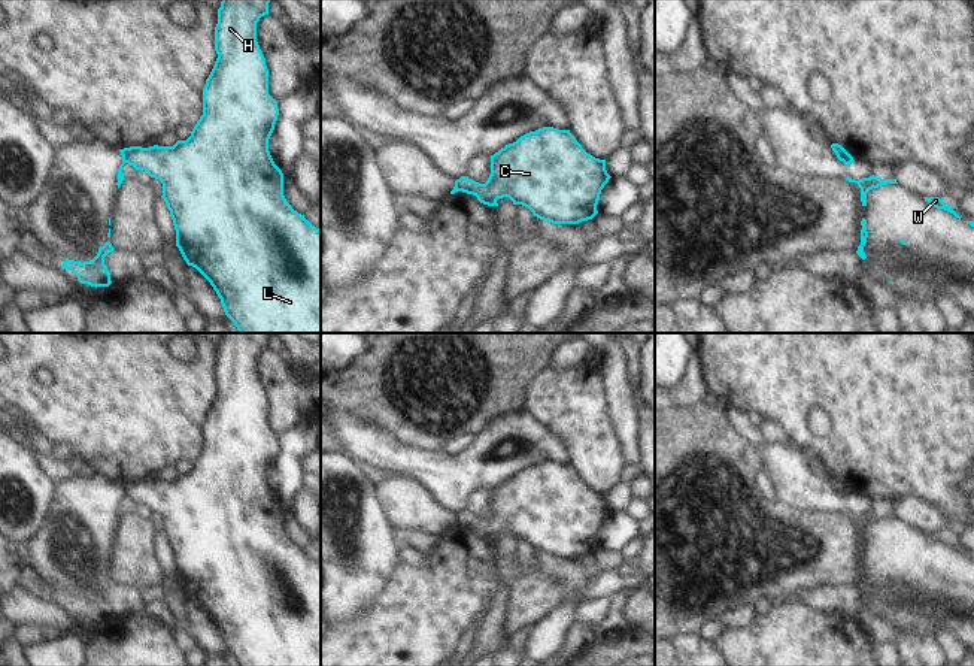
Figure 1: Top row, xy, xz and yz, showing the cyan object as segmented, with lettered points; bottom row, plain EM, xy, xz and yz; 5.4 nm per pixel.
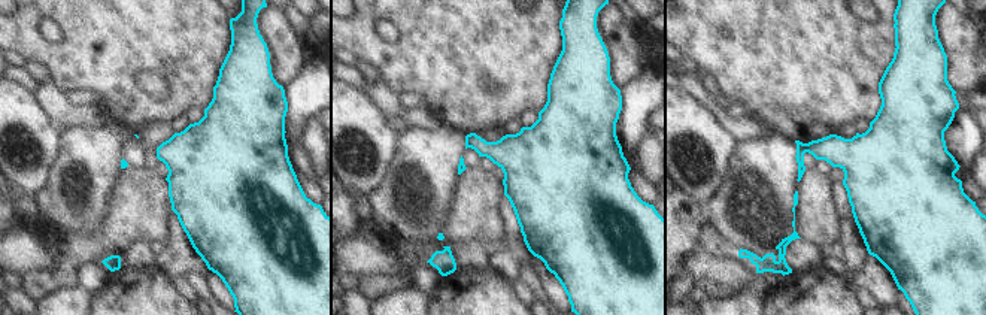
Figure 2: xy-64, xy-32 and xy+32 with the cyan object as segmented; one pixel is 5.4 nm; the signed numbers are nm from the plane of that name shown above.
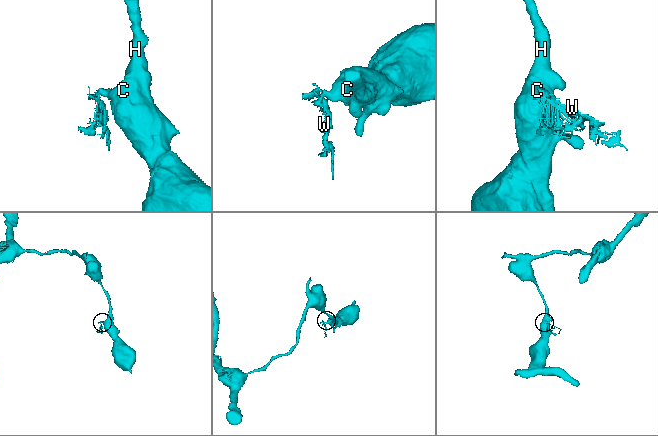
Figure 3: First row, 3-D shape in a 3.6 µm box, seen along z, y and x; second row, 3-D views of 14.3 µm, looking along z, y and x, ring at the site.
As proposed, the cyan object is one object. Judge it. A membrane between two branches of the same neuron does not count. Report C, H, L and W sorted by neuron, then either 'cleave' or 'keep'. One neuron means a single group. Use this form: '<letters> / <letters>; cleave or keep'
C H L / W; cleave

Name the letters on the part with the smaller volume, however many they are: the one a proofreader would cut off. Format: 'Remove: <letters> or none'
Remove: W

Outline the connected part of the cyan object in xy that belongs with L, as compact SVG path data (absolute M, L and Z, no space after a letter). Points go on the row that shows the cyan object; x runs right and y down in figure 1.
M222 0L218 9L215 27L215 51L218 58L203 88L203 115L194 125L186 140L177 140L173 146L130 146L124 148L125 161L136 170L145 170L151 178L163 184L163 199L170 211L176 230L176 246L188 266L195 267L213 287L225 315L234 323L239 333L321 333L321 230L312 225L304 215L292 209L283 196L283 173L274 164L268 139L274 130L279 109L277 102L268 94L268 70L266 58L257 42L257 22L268 15L270 0Z

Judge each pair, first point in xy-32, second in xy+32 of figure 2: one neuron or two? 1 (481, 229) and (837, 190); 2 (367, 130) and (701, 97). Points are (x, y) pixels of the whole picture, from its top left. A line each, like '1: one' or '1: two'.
1: two
2: two

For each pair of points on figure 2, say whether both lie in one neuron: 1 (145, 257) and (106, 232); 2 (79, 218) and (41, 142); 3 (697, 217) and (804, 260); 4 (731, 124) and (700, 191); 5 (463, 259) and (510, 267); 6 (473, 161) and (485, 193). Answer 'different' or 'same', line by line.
1: different
2: different
3: different
4: different
5: different
6: different

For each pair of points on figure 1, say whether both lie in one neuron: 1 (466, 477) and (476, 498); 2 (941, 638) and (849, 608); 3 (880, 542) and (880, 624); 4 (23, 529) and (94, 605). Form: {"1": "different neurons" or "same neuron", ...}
{"1": "different neurons", "2": "different neurons", "3": "different neurons", "4": "different neurons"}

